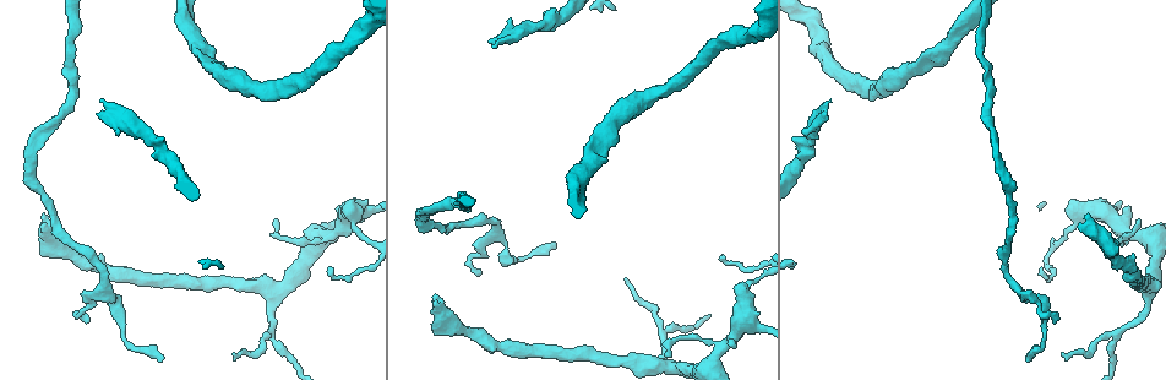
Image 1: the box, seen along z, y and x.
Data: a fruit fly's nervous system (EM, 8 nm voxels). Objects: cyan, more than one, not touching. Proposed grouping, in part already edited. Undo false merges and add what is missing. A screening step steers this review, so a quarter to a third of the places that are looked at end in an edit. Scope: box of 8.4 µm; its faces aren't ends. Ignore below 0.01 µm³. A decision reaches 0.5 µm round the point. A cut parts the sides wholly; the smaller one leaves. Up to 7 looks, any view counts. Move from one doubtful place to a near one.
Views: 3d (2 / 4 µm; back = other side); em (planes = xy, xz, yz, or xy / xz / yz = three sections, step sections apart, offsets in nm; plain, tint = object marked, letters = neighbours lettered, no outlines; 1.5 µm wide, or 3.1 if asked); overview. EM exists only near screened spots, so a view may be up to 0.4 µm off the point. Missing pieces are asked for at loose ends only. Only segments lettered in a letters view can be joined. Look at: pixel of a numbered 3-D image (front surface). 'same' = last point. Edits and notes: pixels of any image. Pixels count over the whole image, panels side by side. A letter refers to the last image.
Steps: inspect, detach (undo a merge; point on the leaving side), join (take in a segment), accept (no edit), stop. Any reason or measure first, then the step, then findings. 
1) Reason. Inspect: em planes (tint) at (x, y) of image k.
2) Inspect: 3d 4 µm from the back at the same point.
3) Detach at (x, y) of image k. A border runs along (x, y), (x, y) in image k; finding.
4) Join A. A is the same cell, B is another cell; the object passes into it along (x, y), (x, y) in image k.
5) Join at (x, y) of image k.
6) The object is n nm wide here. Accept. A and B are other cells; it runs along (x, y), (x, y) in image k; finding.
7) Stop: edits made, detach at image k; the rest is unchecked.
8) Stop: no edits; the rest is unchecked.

An open end. Inspect: em planes (letters) at (1087, 214) of image 1.

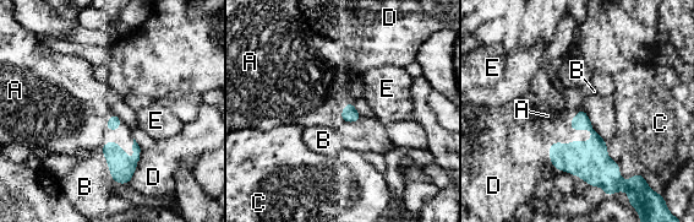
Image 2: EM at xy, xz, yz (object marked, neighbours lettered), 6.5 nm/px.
Join A. A is the same cell, B, C, D and E are other cells; it goes on there.

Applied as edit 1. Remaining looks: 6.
See it whole again. Inspect: overview.

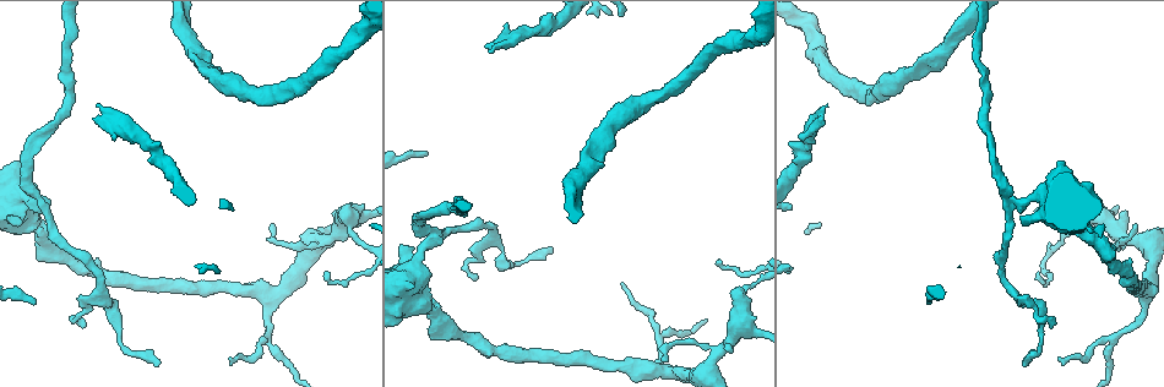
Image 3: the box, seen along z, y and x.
Inspect: 3d 2 µm from the back at (159, 361) of image 3.

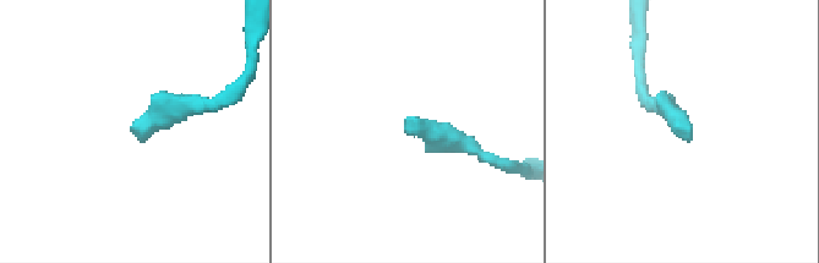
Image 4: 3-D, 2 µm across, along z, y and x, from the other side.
Now the EM. Inspect: em xy step 4 (tint) at (684, 127) of image 4.

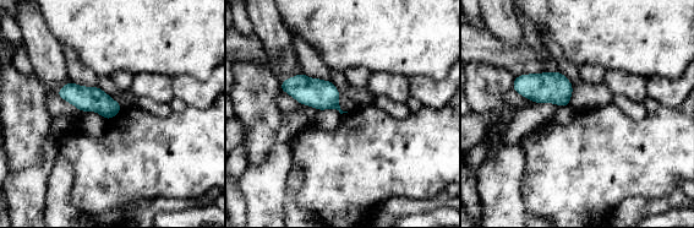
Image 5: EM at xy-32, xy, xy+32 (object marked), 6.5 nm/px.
Cut it another way. Inspect: em planes (letters) at the same point.

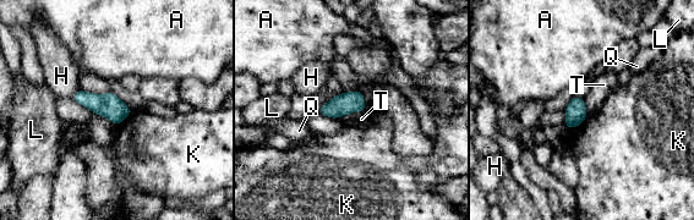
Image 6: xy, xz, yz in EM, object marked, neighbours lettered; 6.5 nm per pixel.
The longest contact is with K, 140 nm. Accept. A, H, K, L, Q and T are other cells; a border runs along (589, 114), (574, 128) in image 6; none of them fits.

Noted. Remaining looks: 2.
Stop: edits made, join at image 2; the rest is unchecked.

